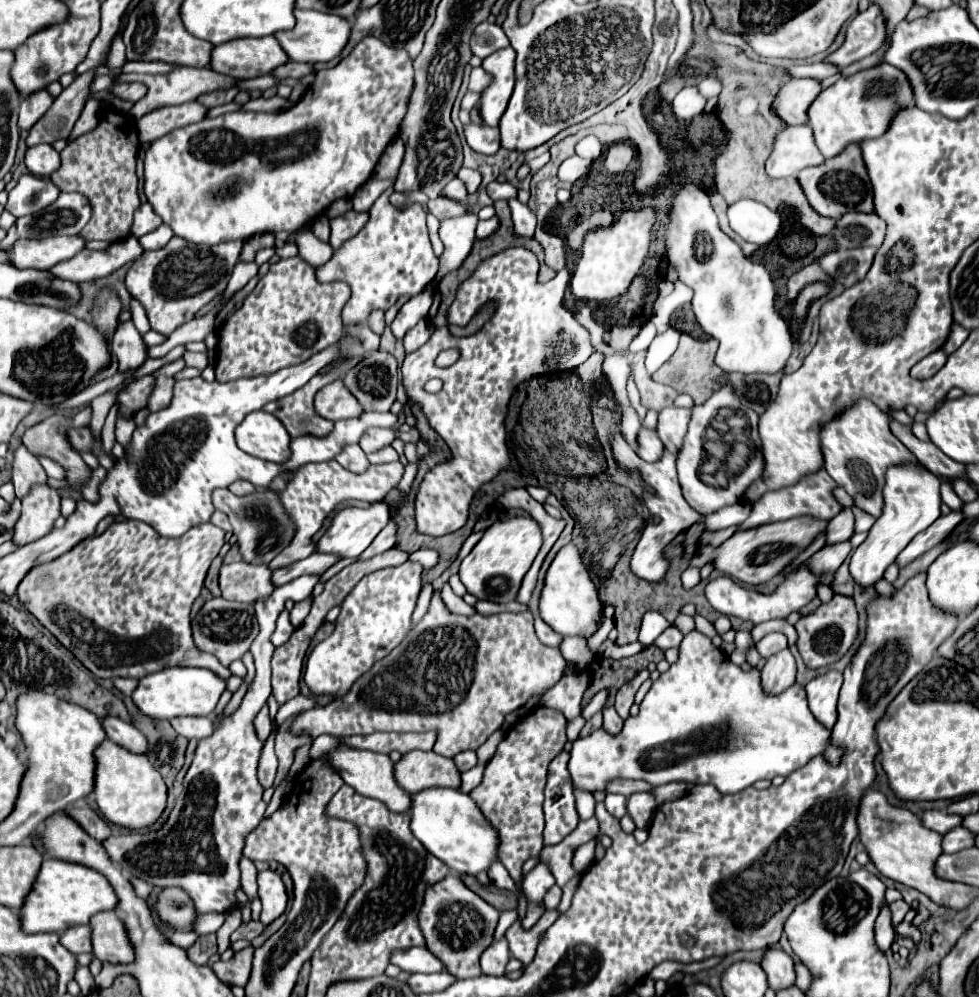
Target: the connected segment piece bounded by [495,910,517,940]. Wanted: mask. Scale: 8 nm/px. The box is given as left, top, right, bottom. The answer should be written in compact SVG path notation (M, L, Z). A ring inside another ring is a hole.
M507 910L507 912L501 912L501 918L499 918L499 924L497 924L497 930L495 930L495 940L501 940L507 932L507 928L517 920L517 910Z

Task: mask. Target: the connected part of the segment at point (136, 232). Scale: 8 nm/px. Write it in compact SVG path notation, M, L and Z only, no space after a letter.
M145 202L145 204L141 204L141 206L137 208L137 212L135 212L135 216L133 216L131 236L141 238L141 236L145 236L145 234L157 230L161 224L163 224L163 220L153 212L151 204Z

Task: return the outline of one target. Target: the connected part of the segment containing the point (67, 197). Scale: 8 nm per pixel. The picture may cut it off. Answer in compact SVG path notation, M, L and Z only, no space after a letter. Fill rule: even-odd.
M63 194L57 198L57 202L49 204L49 208L41 210L41 212L35 212L33 216L23 216L23 218L17 218L17 238L49 238L49 236L73 236L73 234L79 234L85 224L89 222L91 218L91 206L87 202L85 196L81 194Z

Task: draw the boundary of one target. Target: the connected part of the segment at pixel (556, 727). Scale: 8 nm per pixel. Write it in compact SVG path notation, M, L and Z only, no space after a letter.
M533 708L525 718L521 718L515 726L509 728L505 740L497 746L495 756L487 762L483 780L477 788L471 790L471 798L485 812L487 820L501 834L499 860L507 868L509 876L515 880L521 892L523 864L529 858L539 858L543 848L541 832L545 830L543 818L543 790L547 778L549 762L563 750L565 736L565 716L557 710L549 708Z

